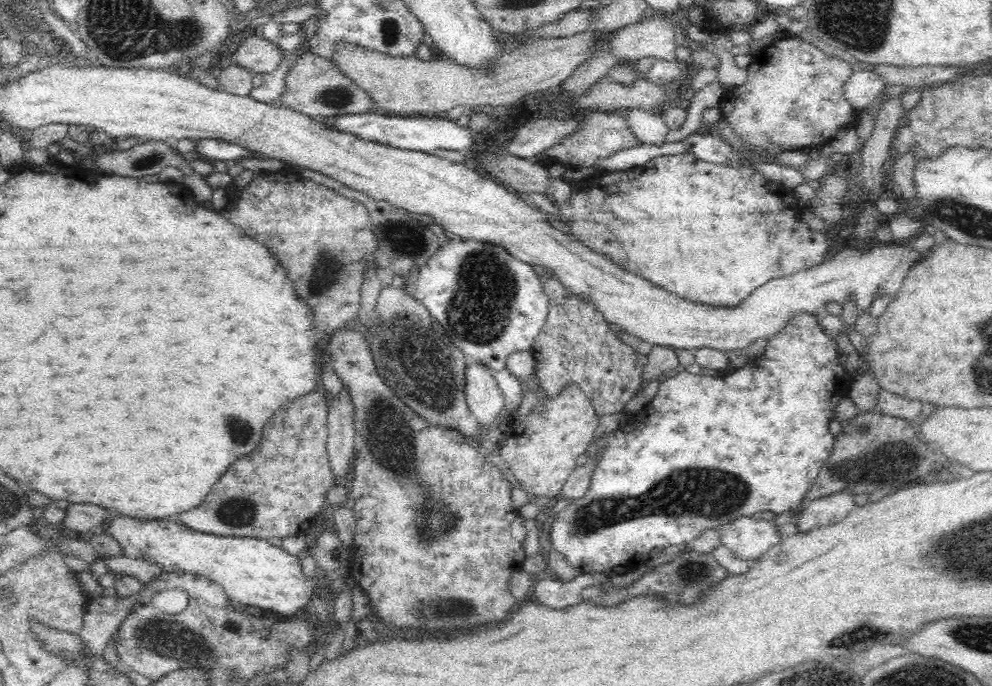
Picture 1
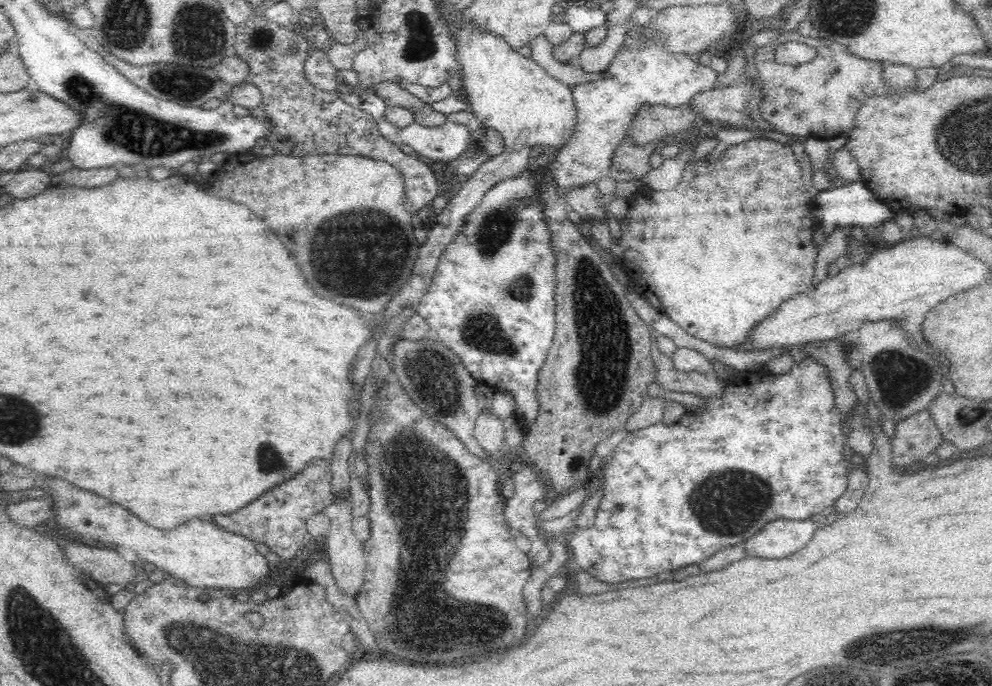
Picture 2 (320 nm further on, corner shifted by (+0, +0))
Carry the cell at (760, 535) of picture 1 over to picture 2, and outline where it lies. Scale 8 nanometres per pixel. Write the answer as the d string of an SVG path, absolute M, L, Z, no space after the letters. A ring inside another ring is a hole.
M811 519L774 520L744 542L744 550L754 557L784 558L806 546L820 526L820 523Z

